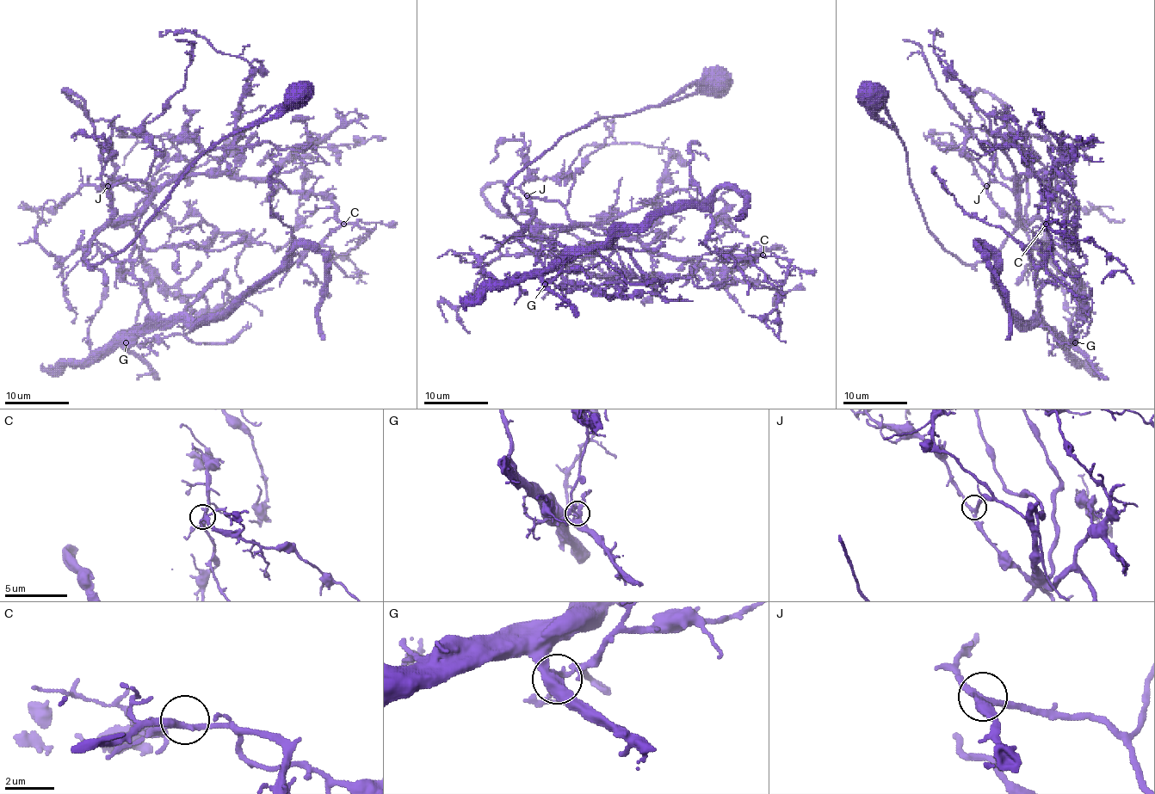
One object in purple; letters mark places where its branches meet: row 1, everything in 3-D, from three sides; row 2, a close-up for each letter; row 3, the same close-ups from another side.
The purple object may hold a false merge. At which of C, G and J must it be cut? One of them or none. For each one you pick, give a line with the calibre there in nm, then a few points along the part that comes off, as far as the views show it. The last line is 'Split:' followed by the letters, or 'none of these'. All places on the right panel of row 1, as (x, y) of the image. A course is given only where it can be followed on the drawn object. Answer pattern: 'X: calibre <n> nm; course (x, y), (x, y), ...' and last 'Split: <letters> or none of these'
G: calibre 280 nm; course (1074, 342), (1068, 346), (1007, 304), (994, 259), (979, 246), (1009, 310), (1005, 339)
Split: G

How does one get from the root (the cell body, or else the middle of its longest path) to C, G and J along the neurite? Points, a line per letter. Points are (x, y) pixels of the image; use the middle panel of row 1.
C: (716, 83), (562, 136), (509, 182), (504, 205), (524, 225), (595, 225), (676, 257), (762, 255)
G: (716, 83), (679, 101), (595, 120), (509, 182), (504, 205), (522, 227), (515, 240), (569, 248), (545, 283)
J: (716, 83), (679, 101), (595, 120), (562, 136), (508, 186), (504, 205), (524, 225), (532, 216), (527, 195)

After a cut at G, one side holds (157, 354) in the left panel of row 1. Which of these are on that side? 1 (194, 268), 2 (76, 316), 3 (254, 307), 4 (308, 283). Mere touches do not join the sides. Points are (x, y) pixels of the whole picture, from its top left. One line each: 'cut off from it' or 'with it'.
1: with it
2: with it
3: with it
4: with it

